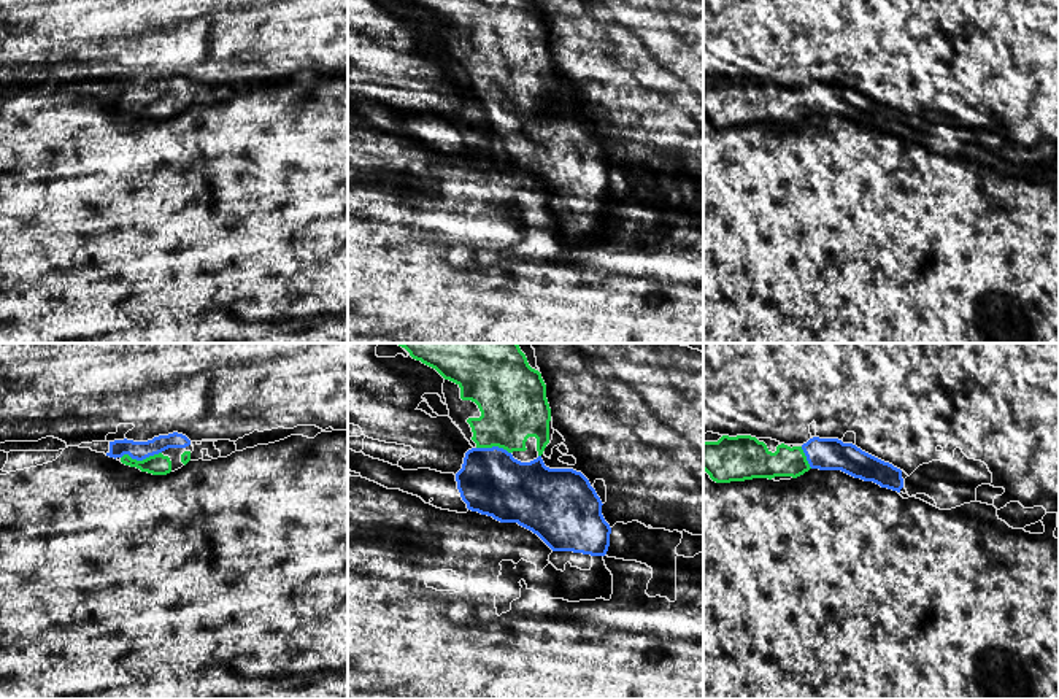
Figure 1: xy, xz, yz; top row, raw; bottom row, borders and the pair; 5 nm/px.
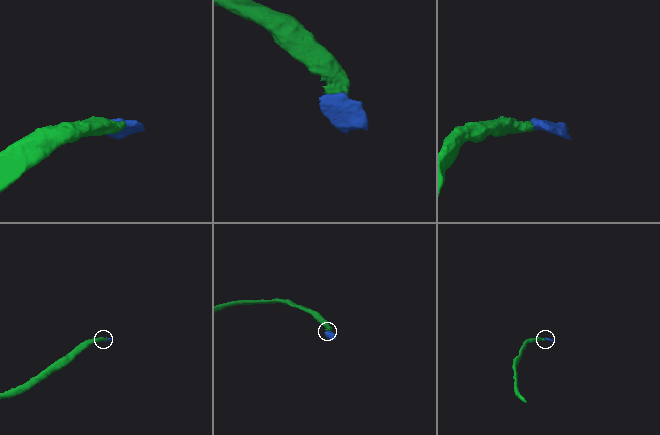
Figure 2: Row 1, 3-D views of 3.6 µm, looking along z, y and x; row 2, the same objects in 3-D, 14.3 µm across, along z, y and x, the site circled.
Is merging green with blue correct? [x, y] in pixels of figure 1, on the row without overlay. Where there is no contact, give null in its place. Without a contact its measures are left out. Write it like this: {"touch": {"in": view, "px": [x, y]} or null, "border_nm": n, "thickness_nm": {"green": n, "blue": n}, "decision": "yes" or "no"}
{"touch": {"in": "xy", "px": [140, 105]}, "border_nm": 220, "thickness_nm": {"green": 110, "blue": 100}, "decision": "yes"}

